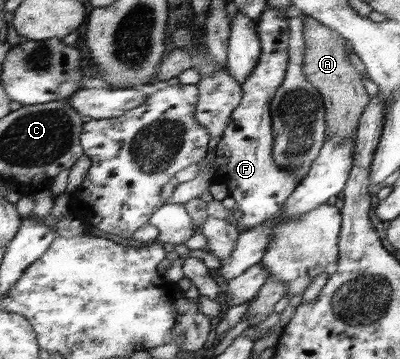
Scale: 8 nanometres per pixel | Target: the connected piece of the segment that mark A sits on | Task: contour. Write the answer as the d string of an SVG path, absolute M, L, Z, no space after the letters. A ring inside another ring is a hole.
M310 16L304 18L304 70L309 82L321 92L325 103L326 139L353 139L356 136L357 125L363 111L369 104L370 98L363 87L363 76L349 61L349 54L345 50L345 38L322 22Z

